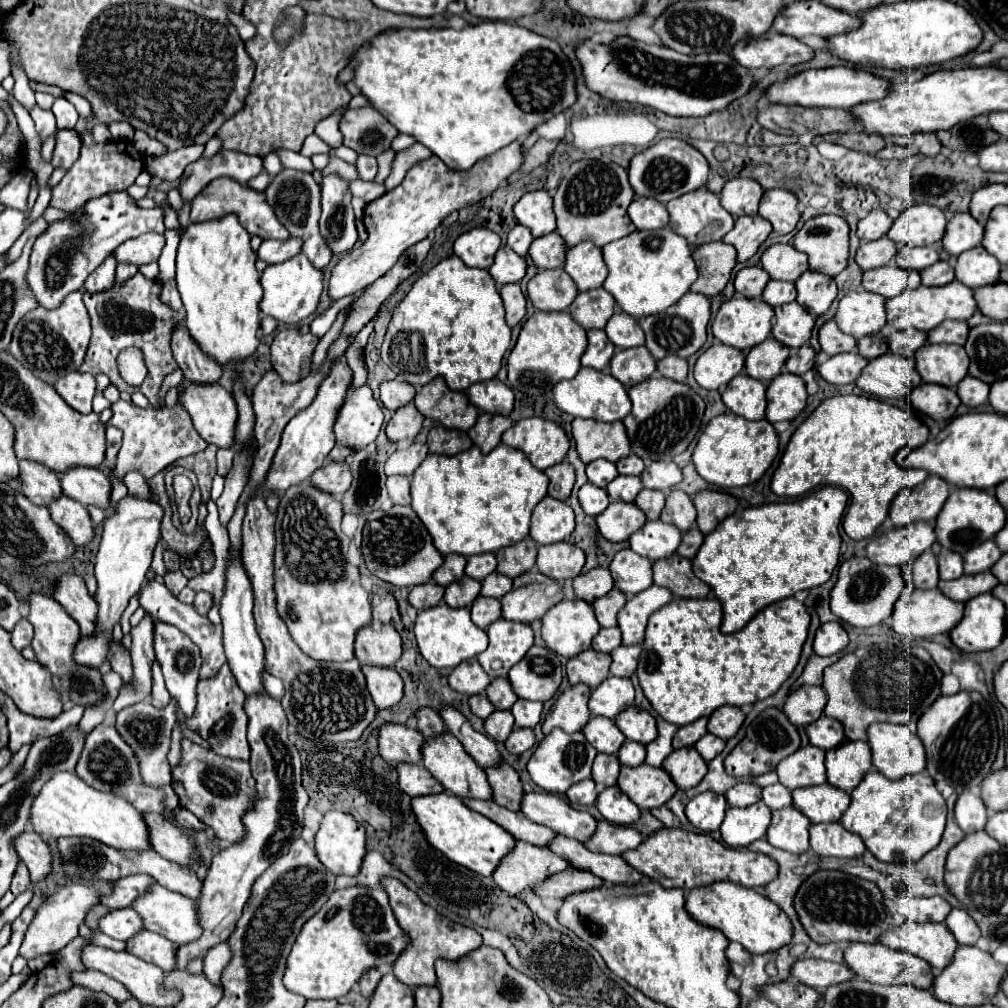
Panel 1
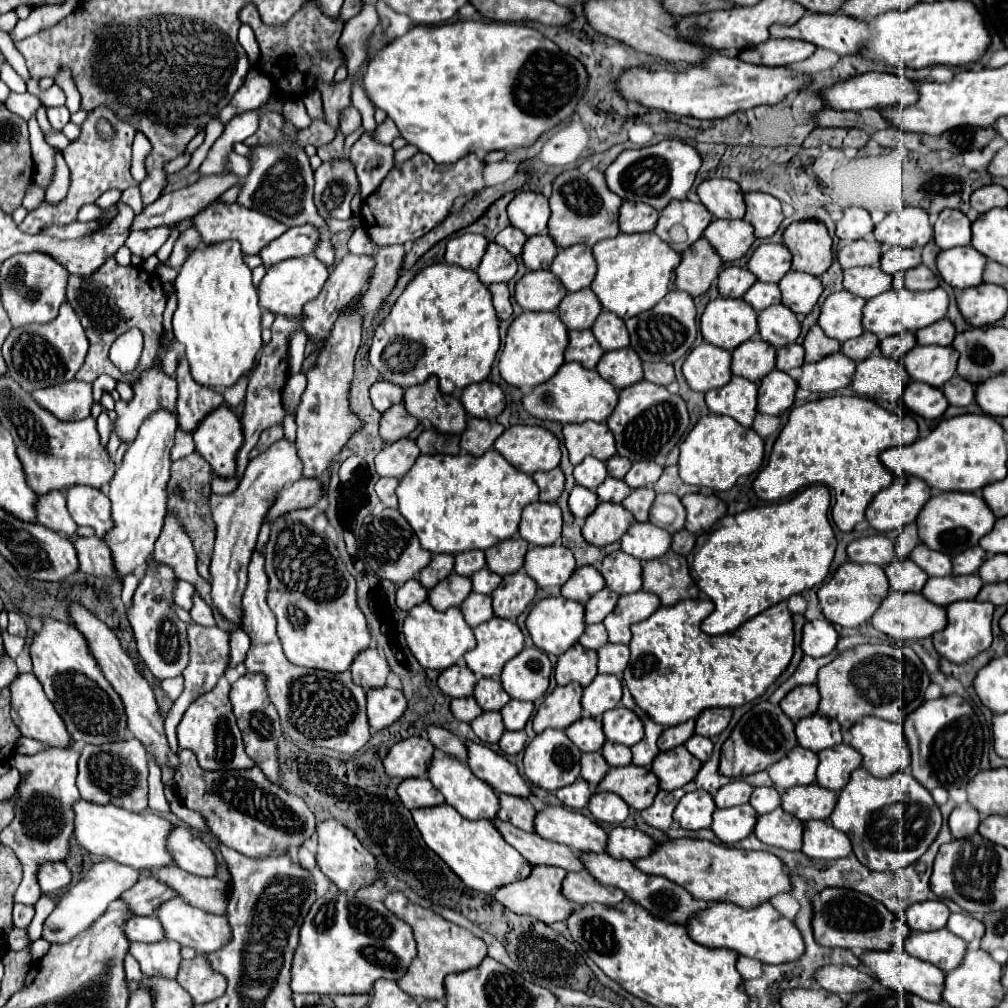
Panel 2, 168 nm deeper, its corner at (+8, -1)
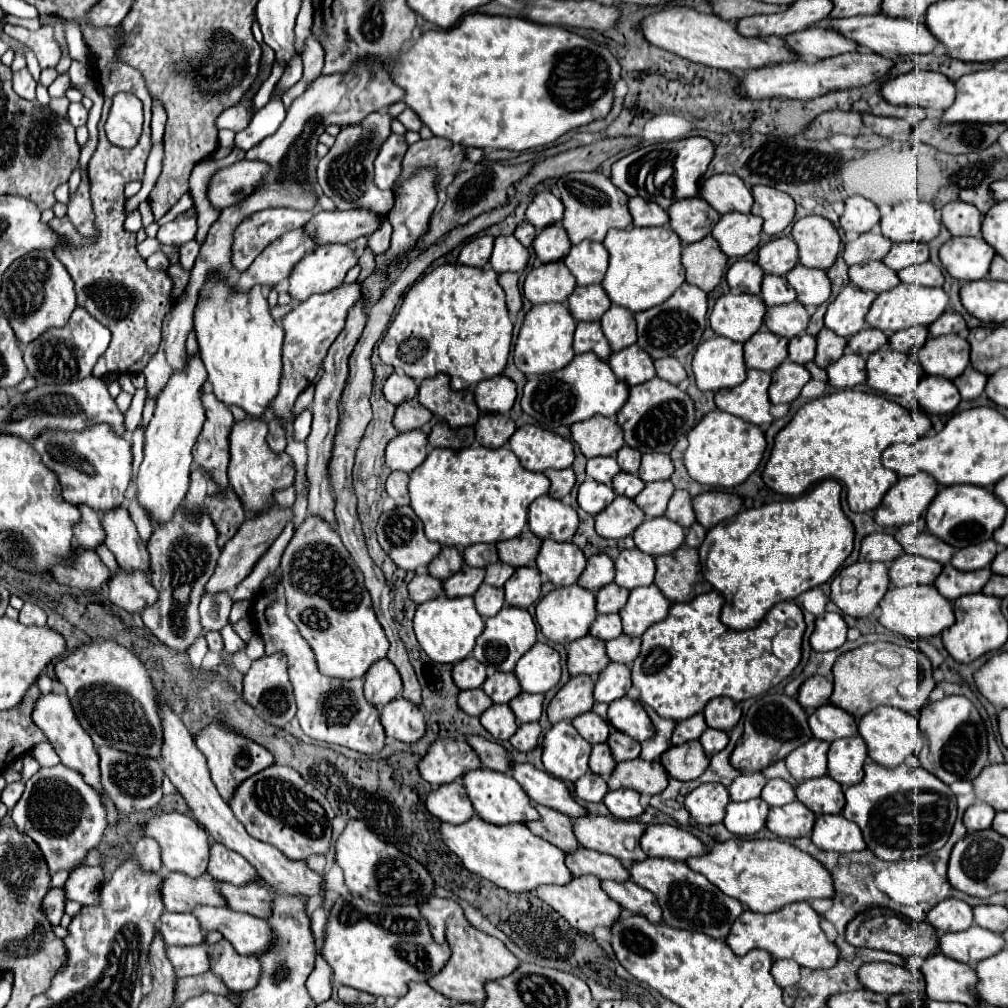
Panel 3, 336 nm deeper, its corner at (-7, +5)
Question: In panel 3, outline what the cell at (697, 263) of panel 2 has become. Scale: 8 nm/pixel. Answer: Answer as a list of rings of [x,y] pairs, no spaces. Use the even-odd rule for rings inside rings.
[[[713,235],[683,245],[683,265],[687,283],[697,285],[703,291],[711,291],[719,285],[723,271],[727,267],[727,255],[719,249],[719,243]]]

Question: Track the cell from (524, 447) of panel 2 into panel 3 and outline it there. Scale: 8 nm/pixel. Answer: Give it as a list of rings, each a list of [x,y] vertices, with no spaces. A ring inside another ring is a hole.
[[[537,425],[519,427],[509,439],[509,445],[529,471],[545,471],[551,467],[565,469],[571,467],[575,459],[571,441]]]

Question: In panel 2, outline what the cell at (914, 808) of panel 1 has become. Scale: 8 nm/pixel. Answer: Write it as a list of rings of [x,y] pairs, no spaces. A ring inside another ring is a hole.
[[[858,767],[840,791],[830,821],[850,837],[854,855],[862,865],[872,871],[898,871],[924,855],[940,831],[942,815],[930,791],[910,771],[898,771],[896,775],[878,779],[864,767]]]

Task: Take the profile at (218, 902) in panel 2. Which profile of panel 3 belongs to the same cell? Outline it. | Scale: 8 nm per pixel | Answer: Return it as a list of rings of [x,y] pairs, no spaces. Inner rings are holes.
[[[215,881],[219,887],[219,893],[225,897],[225,903],[233,911],[251,913],[255,917],[269,917],[273,895],[269,889],[261,887],[259,883],[247,883],[247,885],[231,885]]]

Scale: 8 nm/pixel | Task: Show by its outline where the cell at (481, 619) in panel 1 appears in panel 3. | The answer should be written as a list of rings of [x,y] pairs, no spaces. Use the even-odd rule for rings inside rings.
[[[481,585],[481,589],[473,595],[477,611],[483,619],[497,615],[501,607],[505,605],[505,591],[501,587],[491,587],[491,585]]]

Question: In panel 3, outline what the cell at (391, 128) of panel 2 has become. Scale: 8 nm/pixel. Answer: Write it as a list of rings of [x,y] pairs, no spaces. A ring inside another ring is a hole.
[[[405,109],[397,119],[399,119],[399,121],[401,121],[409,131],[419,131],[421,125],[423,125],[423,123],[419,121],[419,117],[417,117],[411,109]]]

